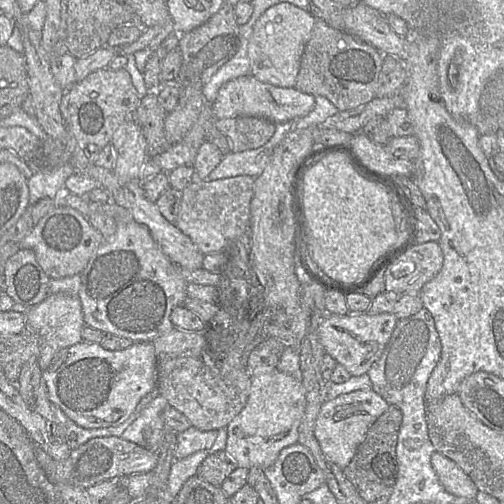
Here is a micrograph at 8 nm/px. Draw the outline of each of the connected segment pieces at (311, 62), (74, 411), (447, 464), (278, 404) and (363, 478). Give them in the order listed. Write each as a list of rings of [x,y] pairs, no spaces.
[[[317,19],[302,55],[295,88],[326,97],[339,111],[351,110],[376,97],[382,65],[383,54],[372,45]]]
[[[80,341],[79,343],[58,351],[52,358],[48,368],[42,372],[42,380],[46,386],[48,398],[57,405],[71,420],[84,428],[103,428],[117,426],[123,423],[136,409],[141,398],[156,388],[157,385],[157,359],[152,342],[135,342],[130,347],[111,351],[104,349],[100,343]]]
[[[437,451],[432,453],[430,461],[447,492],[459,497],[476,498],[477,486],[454,461]]]
[[[277,368],[252,375],[247,402],[226,427],[225,452],[239,467],[265,470],[274,464],[282,449],[298,442],[298,428],[304,417],[305,407],[305,389],[301,381]]]
[[[389,405],[388,410],[382,414],[369,428],[364,441],[347,467],[343,469],[344,476],[356,487],[365,487],[368,483],[375,482],[388,488],[393,488],[399,477],[399,463],[396,456],[396,445],[402,422],[402,412],[395,405]]]

